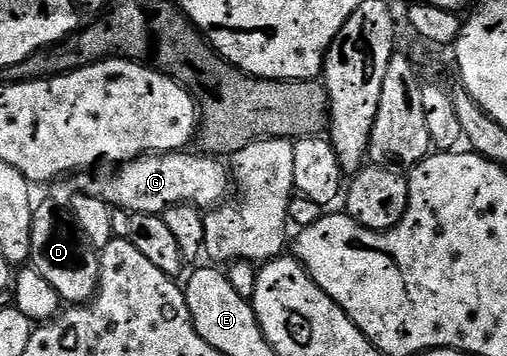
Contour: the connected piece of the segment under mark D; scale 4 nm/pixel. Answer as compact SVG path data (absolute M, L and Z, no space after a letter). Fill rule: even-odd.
M38 201L34 206L34 218L32 219L32 247L30 248L29 264L52 287L56 287L59 298L71 306L80 305L89 302L98 292L98 276L102 273L102 262L100 260L99 250L95 249L94 244L80 231L80 227L74 218L74 212L65 204L57 205L54 201Z

